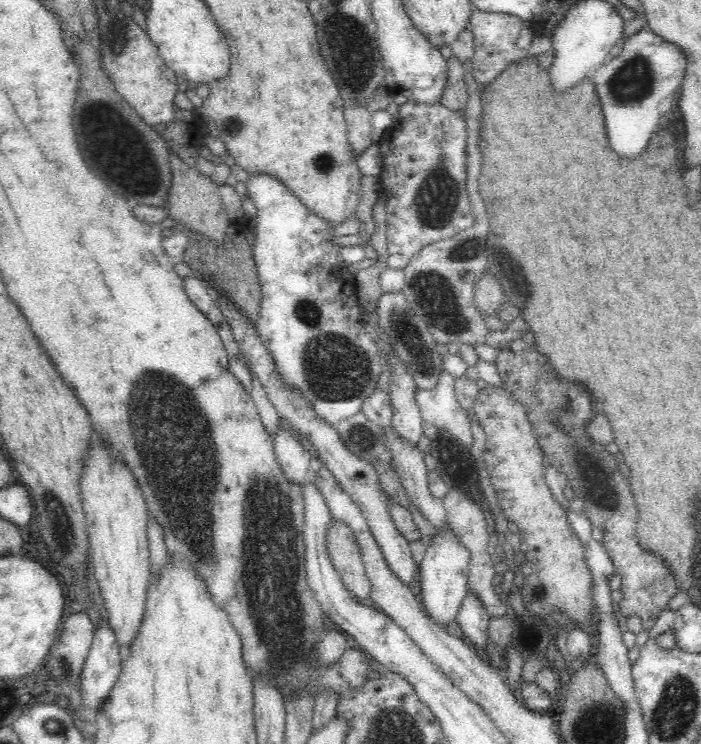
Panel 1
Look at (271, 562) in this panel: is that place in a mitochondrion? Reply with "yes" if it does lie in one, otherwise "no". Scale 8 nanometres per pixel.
yes

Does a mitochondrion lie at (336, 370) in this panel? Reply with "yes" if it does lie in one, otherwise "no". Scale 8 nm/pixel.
yes

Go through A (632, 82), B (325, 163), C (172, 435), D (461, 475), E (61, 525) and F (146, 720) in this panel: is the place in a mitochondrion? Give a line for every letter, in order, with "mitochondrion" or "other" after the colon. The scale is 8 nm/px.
A: mitochondrion
B: mitochondrion
C: mitochondrion
D: other
E: mitochondrion
F: other

